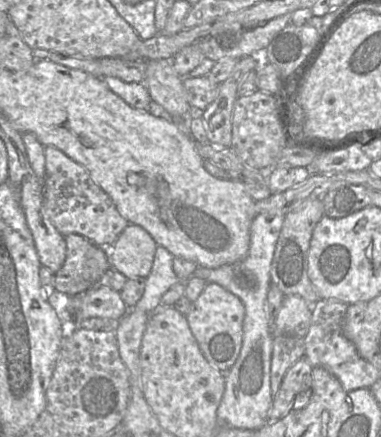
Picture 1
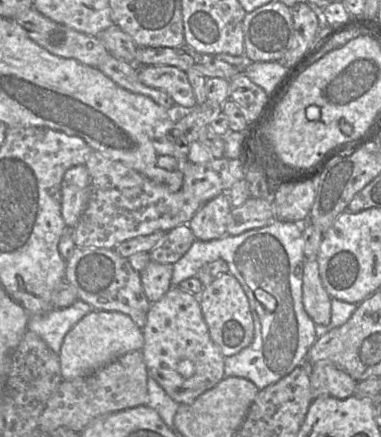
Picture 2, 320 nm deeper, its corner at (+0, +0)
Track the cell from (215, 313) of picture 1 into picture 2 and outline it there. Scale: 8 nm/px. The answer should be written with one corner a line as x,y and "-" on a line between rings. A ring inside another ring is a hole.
229,272
213,279
203,288
199,302
212,341
220,348
225,358
248,347
254,337
254,322
248,298
239,281

